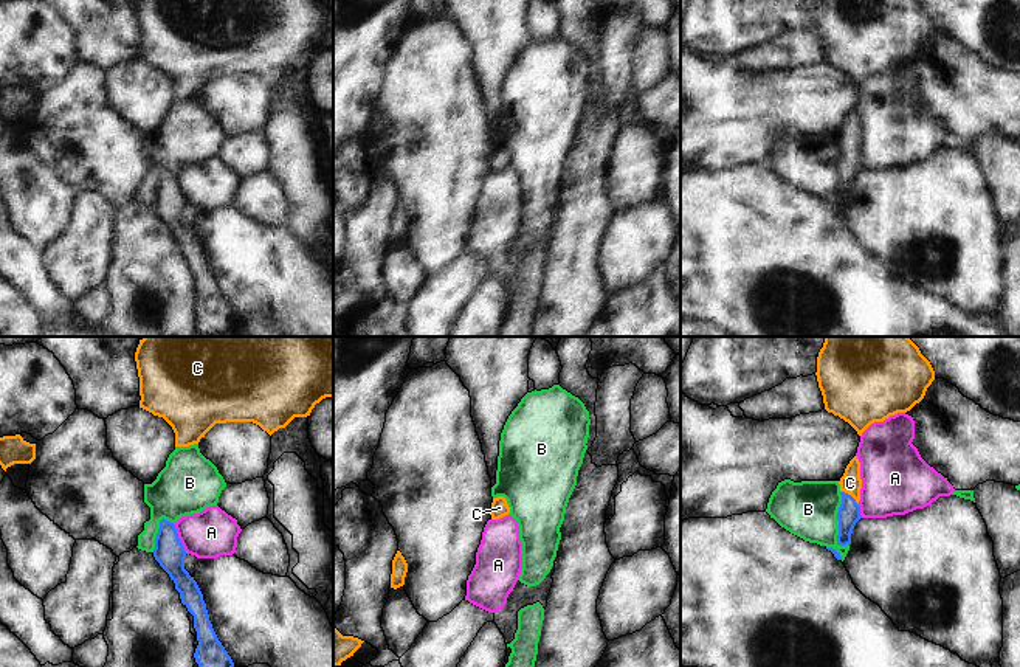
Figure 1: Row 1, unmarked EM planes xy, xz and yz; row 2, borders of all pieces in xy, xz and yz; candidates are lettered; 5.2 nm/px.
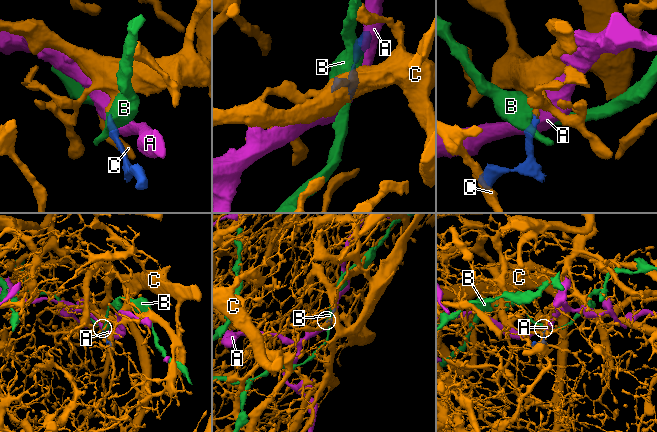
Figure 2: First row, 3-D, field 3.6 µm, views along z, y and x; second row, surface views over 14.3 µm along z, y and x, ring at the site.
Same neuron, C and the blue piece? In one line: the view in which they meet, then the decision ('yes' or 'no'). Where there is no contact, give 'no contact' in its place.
yz | yes

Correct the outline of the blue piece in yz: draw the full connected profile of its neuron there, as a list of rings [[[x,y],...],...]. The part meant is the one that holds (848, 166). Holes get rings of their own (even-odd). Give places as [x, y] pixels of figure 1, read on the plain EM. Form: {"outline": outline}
{"outline": [[[854,109],[845,121],[843,129],[839,133],[842,157],[837,164],[839,172],[839,188],[837,197],[846,199],[851,197],[851,186],[856,175],[862,171],[860,168],[860,115],[857,109]]]}

